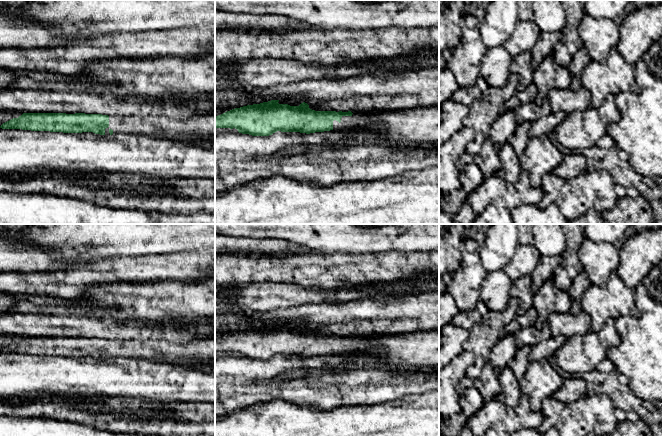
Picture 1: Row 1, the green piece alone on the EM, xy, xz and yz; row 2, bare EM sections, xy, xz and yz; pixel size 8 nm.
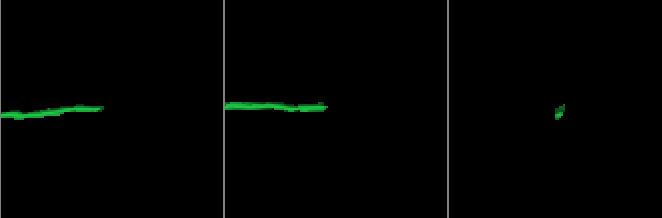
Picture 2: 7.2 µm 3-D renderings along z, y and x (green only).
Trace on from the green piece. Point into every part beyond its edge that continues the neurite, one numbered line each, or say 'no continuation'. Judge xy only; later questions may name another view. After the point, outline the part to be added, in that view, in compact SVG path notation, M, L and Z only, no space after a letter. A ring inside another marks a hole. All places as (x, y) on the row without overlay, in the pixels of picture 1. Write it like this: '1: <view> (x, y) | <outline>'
1: xy (196, 352) | M215 337L190 342L171 342L166 340L109 340L109 351L105 360L126 357L148 359L164 363L201 365L215 362Z

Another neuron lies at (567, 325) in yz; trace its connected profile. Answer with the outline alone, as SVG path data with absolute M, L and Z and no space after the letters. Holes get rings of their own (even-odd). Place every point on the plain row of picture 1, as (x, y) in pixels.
M583 310L577 314L552 313L548 317L548 324L552 337L584 336L591 331L591 318Z

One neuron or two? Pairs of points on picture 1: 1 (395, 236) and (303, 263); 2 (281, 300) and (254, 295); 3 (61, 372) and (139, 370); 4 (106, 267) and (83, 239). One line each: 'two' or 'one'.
1: two
2: one
3: one
4: two

